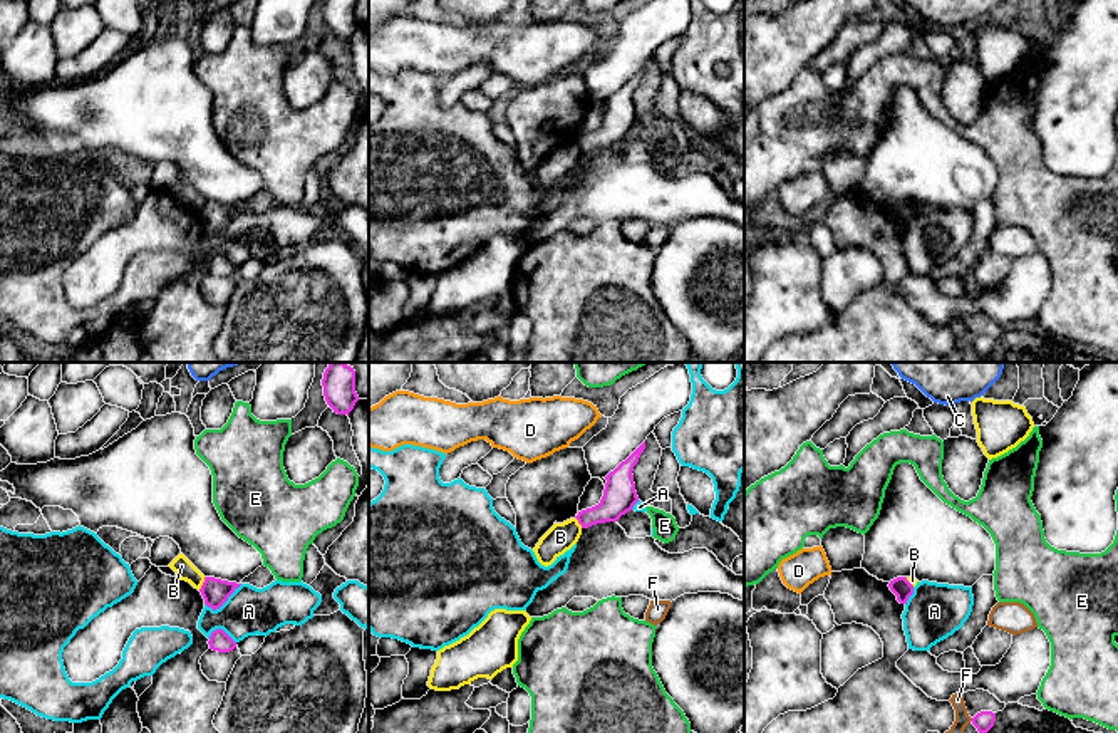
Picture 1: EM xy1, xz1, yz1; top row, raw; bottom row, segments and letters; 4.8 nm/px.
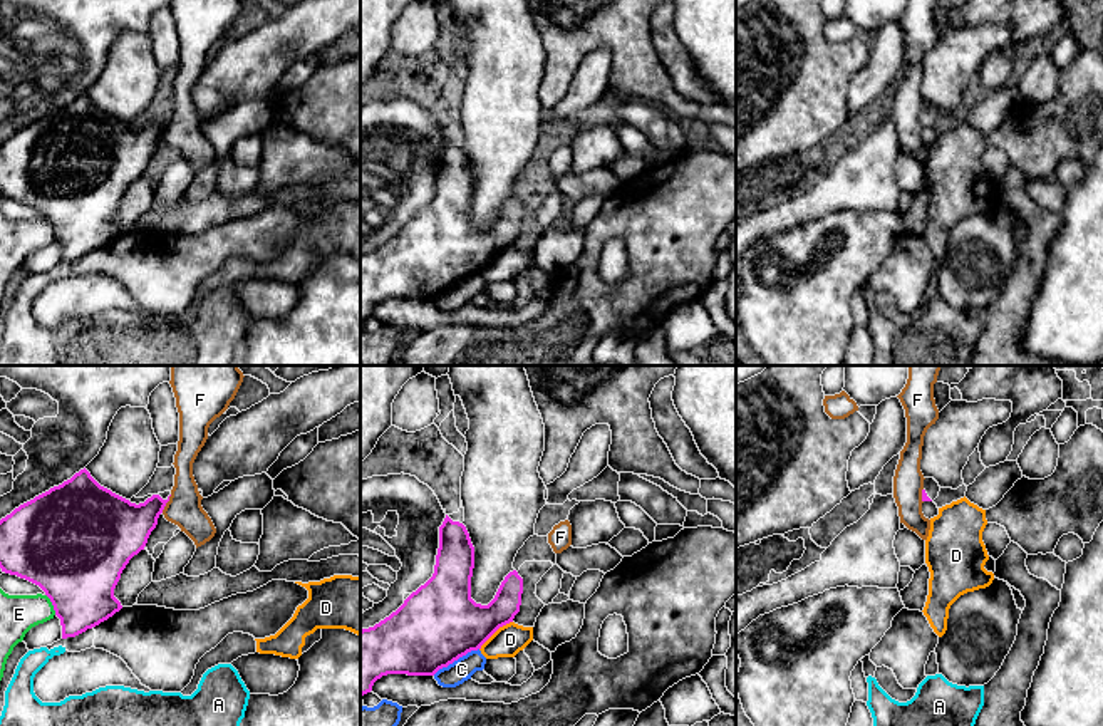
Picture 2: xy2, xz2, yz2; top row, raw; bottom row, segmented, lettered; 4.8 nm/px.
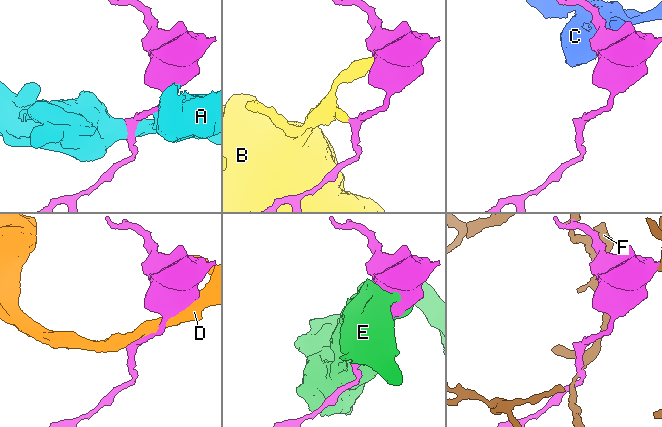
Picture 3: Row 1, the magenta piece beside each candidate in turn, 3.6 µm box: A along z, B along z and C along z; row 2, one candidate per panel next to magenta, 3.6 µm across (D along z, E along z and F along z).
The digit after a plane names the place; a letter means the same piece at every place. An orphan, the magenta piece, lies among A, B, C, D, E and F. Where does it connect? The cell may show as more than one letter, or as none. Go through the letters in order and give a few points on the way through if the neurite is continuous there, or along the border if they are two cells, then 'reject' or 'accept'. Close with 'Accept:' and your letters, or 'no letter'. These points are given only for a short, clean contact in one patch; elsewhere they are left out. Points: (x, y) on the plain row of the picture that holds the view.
A: reject
B: reject
C: border xz2 (478, 272), (433, 299); reject
D: reject
E: reject
F: reject
Accept: no letter

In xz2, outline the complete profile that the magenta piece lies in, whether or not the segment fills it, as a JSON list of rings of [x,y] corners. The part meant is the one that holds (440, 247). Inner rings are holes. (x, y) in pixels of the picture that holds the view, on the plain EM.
[[[446,139],[432,201],[389,241],[360,255],[360,320],[387,298],[434,300],[513,246],[523,203],[510,196],[495,223],[481,230],[471,223],[473,193],[469,158]]]

